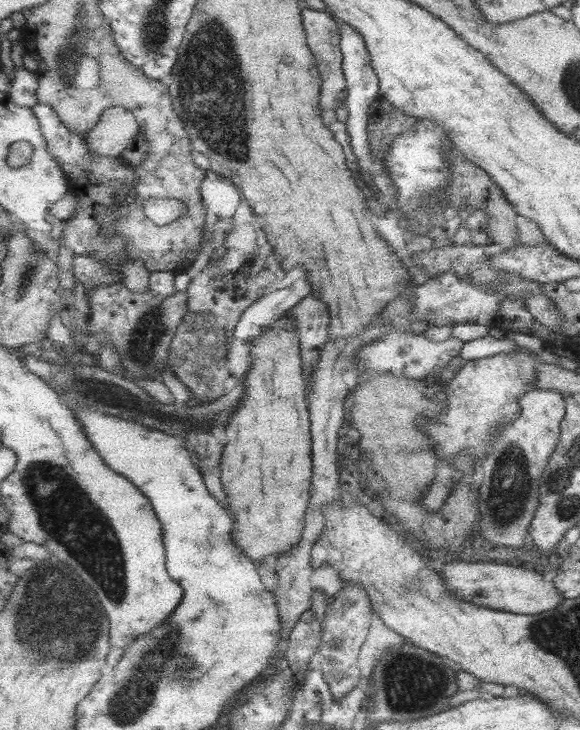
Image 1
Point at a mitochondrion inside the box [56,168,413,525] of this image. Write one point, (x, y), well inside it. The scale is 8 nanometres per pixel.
(204, 347)

